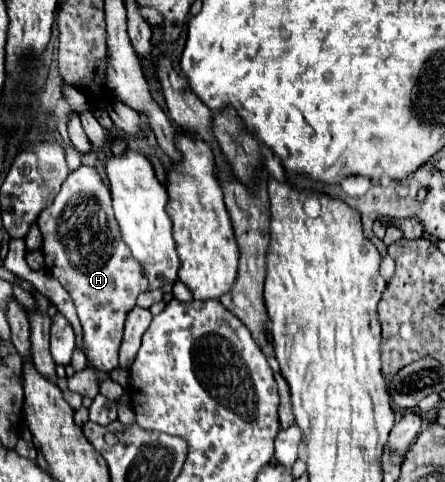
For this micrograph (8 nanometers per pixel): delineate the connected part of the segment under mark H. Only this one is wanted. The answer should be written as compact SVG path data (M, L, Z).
M79 167L73 171L53 205L49 205L37 225L43 233L43 255L49 273L69 291L79 321L85 331L87 357L99 371L113 371L119 367L117 355L123 339L123 325L127 313L135 307L137 295L147 291L141 265L131 257L127 245L121 241L117 221L113 217L111 193L93 167Z

